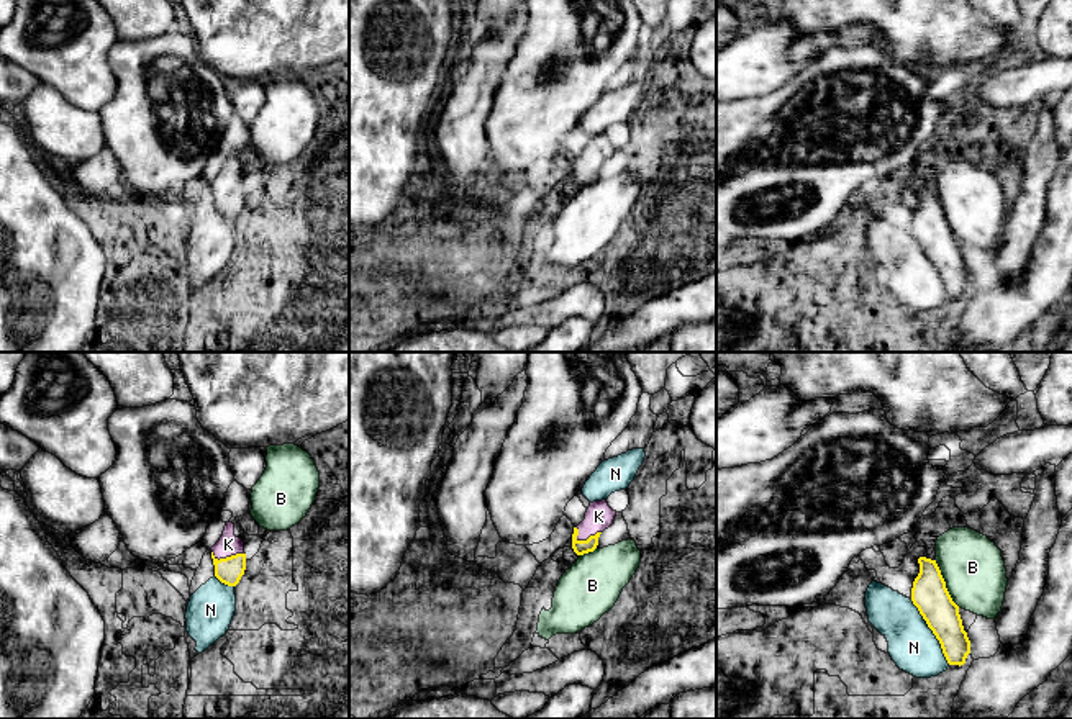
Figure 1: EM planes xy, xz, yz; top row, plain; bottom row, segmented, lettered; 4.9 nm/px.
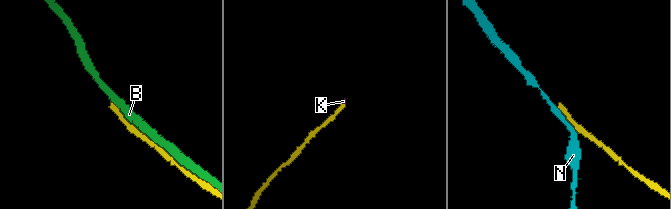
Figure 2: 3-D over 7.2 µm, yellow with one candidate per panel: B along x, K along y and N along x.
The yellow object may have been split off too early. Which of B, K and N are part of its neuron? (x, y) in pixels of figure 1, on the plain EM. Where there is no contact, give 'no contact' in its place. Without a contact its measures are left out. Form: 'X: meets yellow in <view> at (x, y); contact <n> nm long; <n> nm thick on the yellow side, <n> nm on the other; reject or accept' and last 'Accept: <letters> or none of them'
B: meets yellow in yz at (944, 217); contact 260 nm long; 180 nm thick on the yellow side, 300 nm on the other; reject
K: meets yellow in xz at (589, 171); contact 130 nm long; 70 nm thick on the yellow side, 140 nm on the other; accept
N: meets yellow in yz at (933, 266); contact 380 nm long; 180 nm thick on the yellow side, 240 nm on the other; reject
Accept: K

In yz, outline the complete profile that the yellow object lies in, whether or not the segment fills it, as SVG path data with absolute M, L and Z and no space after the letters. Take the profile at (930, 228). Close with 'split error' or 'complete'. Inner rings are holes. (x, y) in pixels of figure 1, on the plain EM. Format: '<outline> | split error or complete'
M920 190L911 234L941 277L949 298L964 298L970 274L964 264L959 239L952 234L936 193Z | complete

